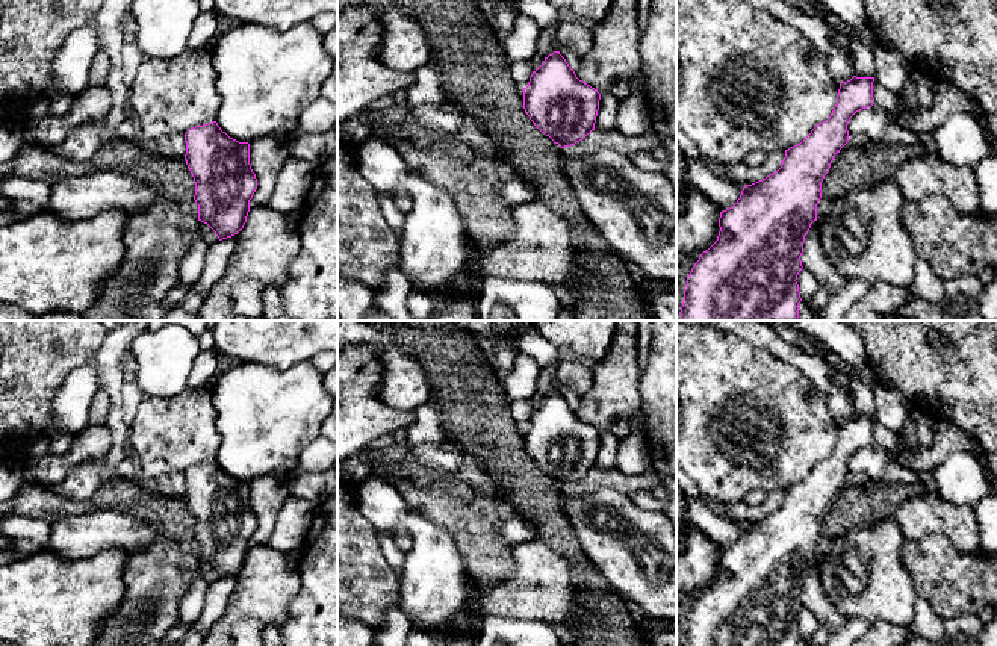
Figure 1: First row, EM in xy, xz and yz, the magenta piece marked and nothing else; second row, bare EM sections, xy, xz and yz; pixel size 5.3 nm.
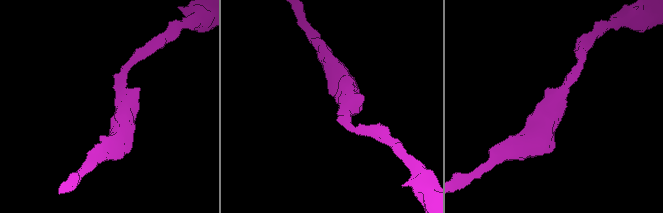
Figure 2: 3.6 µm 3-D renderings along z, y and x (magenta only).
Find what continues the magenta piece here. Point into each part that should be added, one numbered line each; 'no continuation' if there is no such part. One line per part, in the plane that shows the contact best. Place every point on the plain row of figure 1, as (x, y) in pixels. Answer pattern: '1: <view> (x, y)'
no continuation

